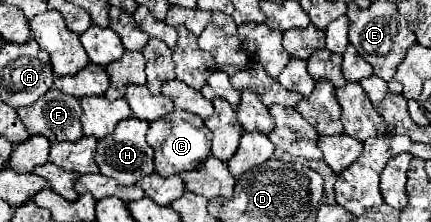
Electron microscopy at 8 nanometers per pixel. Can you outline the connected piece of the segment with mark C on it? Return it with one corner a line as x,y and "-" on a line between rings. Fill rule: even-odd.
172,111
168,117
160,117
160,121
150,123
146,141
150,147
154,147
154,165
156,173
162,177
180,173
180,171
190,171
198,169
202,161
210,157
210,131
206,129
204,121
196,117
194,113
188,111

